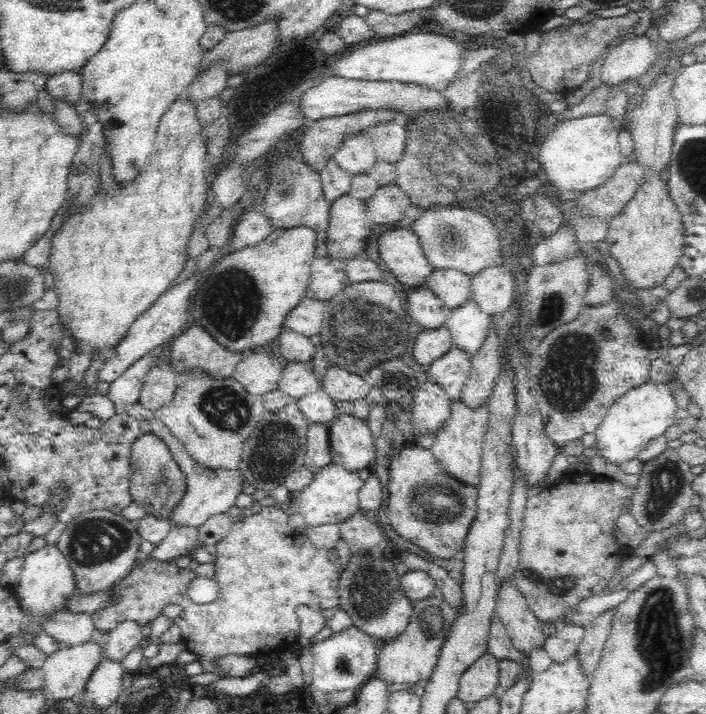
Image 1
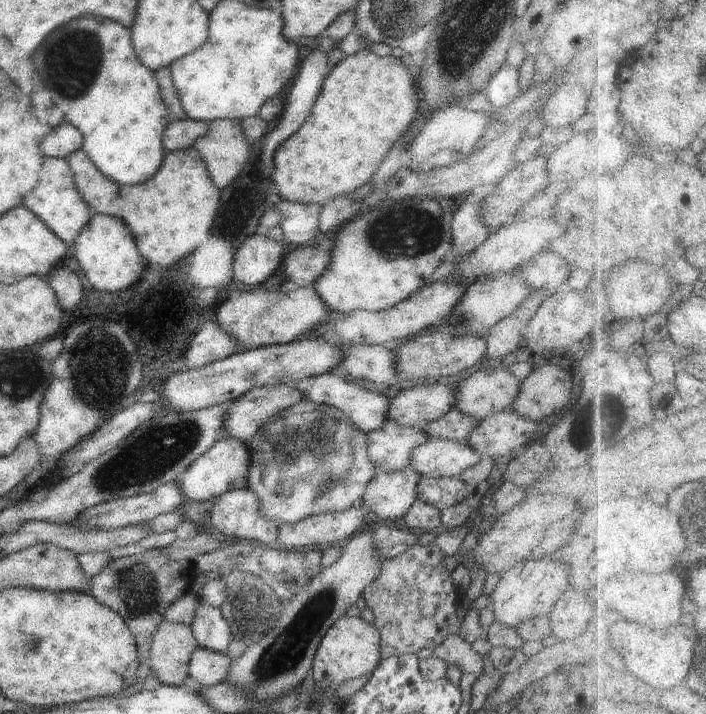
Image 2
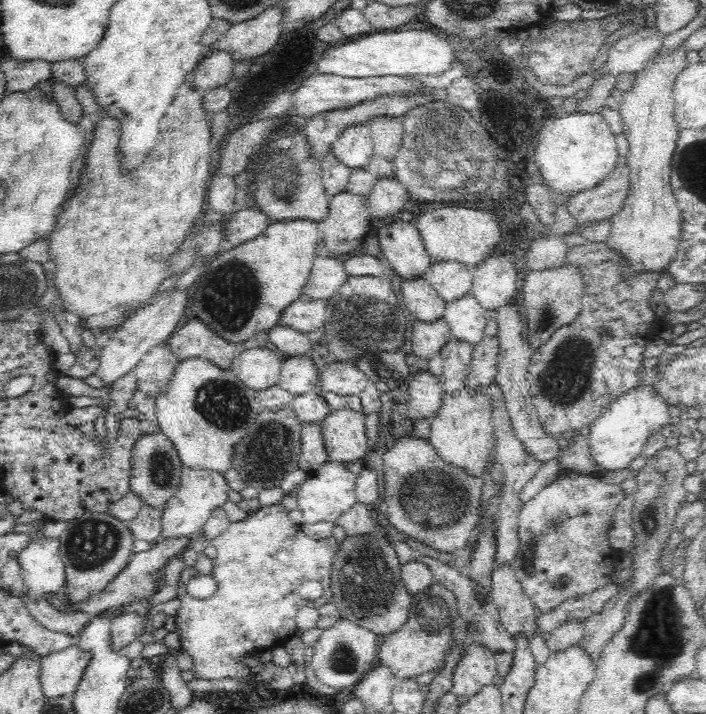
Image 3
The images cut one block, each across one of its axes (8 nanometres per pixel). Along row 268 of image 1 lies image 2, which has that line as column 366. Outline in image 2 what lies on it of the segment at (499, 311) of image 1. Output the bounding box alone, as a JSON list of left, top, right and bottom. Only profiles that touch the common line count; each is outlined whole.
[358,467,421,519]

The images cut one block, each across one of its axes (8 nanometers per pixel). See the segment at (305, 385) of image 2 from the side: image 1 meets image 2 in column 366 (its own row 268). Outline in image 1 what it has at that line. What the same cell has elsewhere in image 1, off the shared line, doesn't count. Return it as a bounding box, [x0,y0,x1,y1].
[378,226,433,289]

